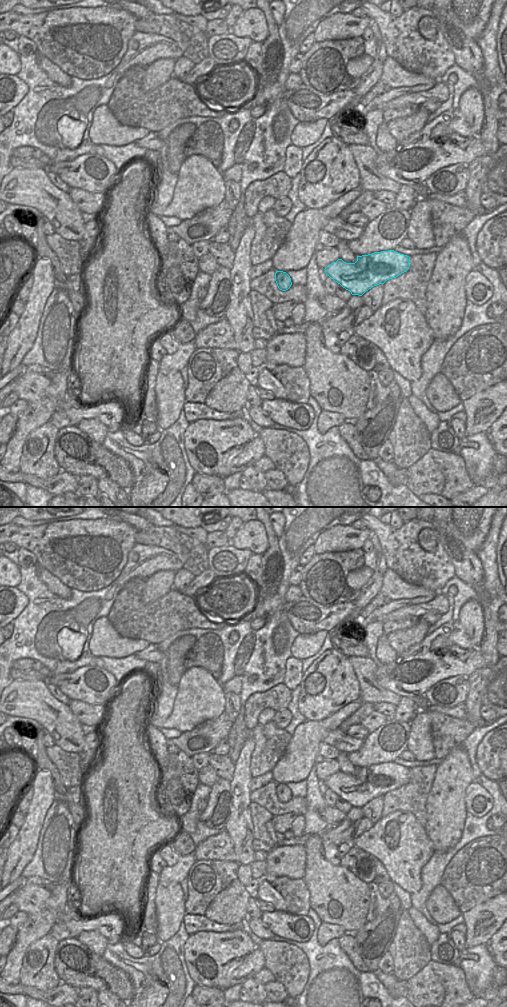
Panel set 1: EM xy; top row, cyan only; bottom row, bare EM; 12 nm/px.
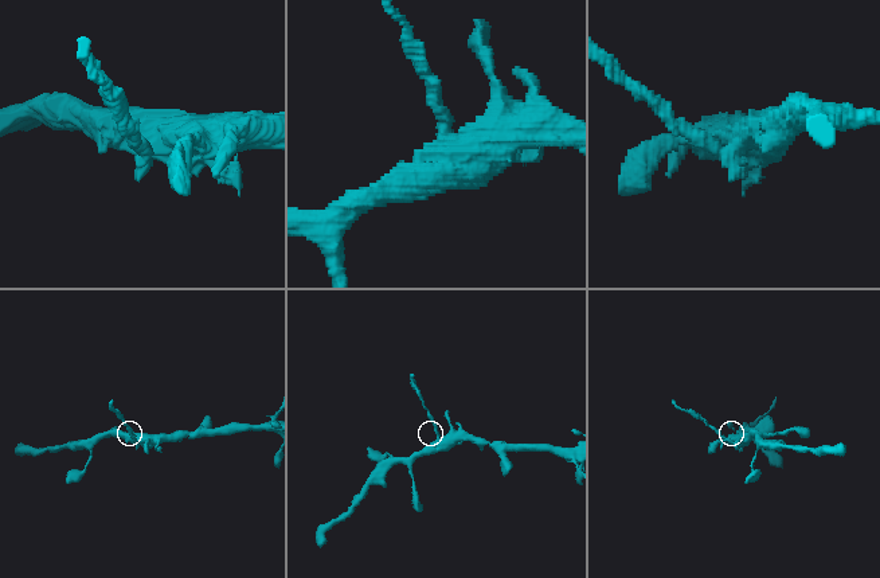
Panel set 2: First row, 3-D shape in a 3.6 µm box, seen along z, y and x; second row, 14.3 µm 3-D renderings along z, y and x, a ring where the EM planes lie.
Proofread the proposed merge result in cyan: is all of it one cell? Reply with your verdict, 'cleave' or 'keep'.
cleave

